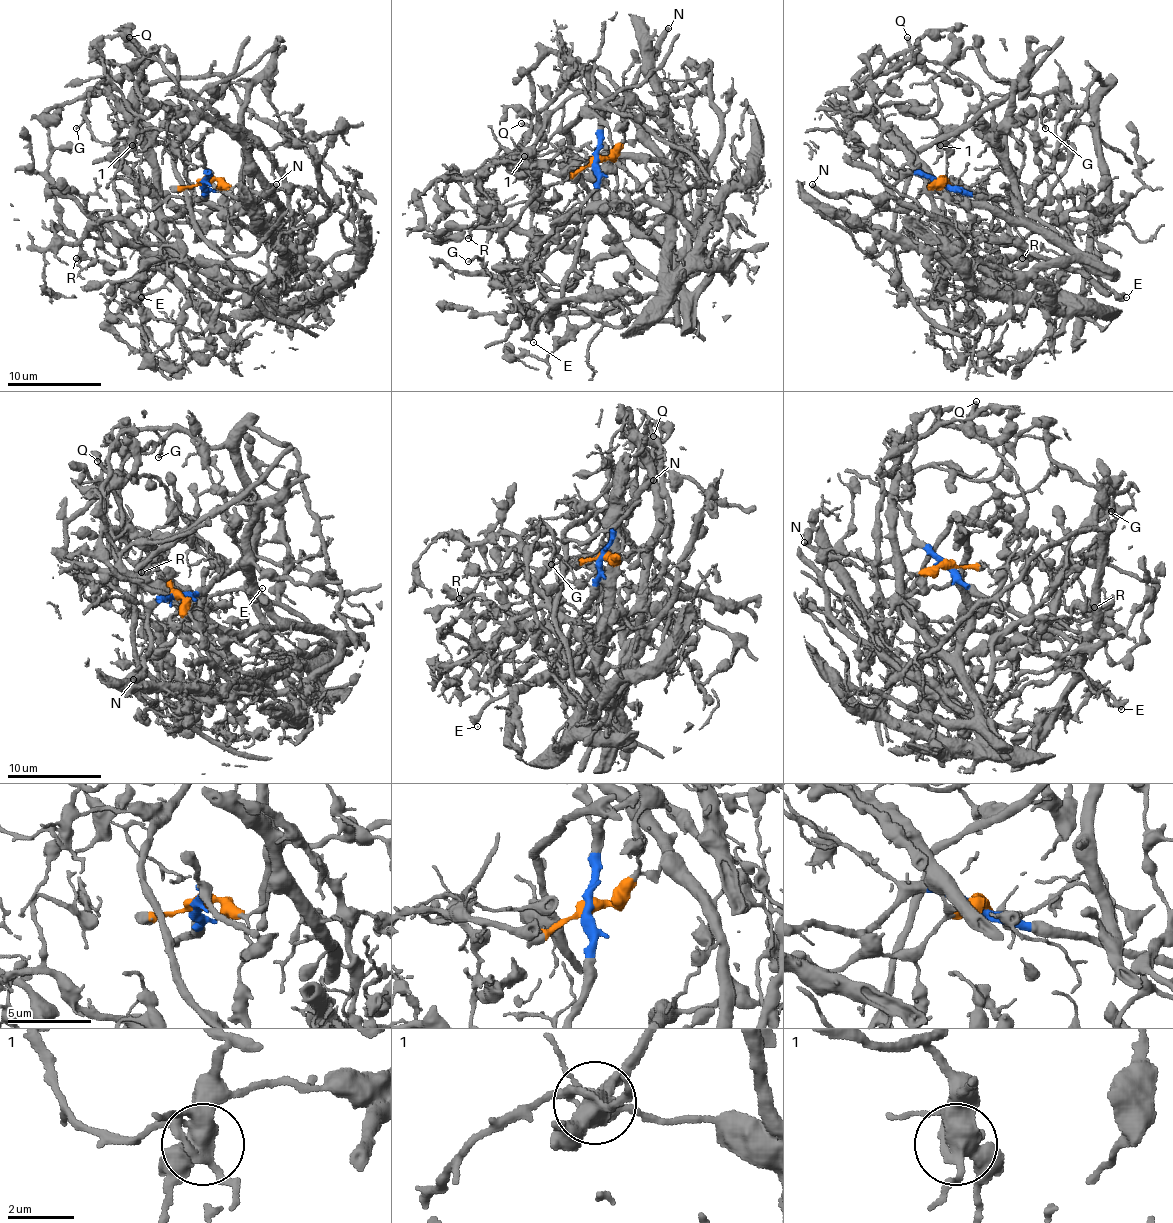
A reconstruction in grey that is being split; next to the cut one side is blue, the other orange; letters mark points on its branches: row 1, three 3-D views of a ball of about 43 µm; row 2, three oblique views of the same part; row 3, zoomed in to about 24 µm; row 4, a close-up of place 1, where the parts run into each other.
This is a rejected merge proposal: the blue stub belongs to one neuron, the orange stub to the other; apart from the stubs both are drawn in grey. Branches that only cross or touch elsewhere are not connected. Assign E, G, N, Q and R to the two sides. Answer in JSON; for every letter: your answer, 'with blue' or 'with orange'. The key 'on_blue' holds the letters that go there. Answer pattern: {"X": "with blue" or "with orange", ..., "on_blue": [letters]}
{"E": "with blue", "G": "with blue", "N": "with blue", "Q": "with orange", "R": "with orange", "on_blue": ["E", "G", "N"]}

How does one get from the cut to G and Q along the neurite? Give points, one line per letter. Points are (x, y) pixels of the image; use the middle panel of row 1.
G: (596, 159), (596, 199), (575, 269), (547, 320), (509, 283), (491, 276), (484, 262), (477, 257), (467, 262)
Q: (596, 159), (610, 156), (638, 135), (636, 124), (596, 88), (568, 86), (533, 126), (521, 124)

